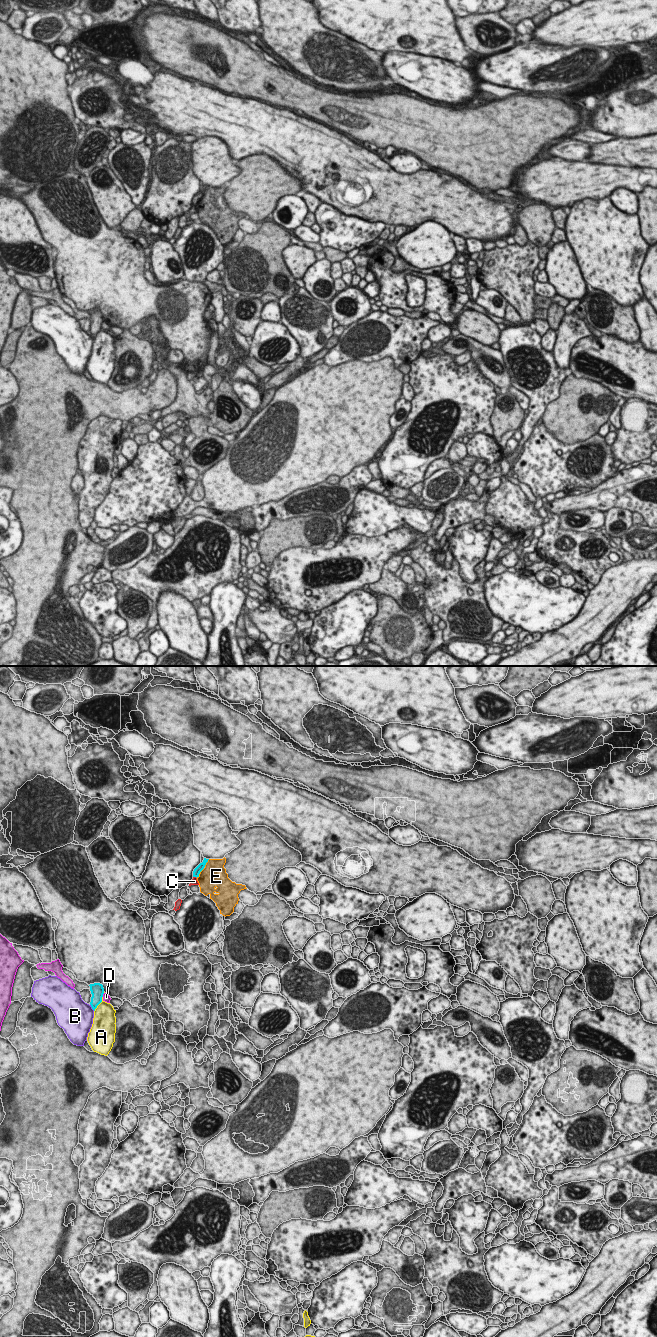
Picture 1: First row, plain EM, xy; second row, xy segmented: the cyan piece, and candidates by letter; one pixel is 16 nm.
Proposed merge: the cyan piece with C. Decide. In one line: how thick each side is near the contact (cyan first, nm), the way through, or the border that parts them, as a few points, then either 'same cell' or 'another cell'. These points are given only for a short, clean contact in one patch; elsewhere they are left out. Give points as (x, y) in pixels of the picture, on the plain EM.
120/100 nm | along xy (193, 204), (196, 206) | another cell

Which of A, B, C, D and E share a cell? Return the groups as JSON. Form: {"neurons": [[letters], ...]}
{"neurons": [["A"], ["B"], ["C"], ["D"], ["E"]]}

